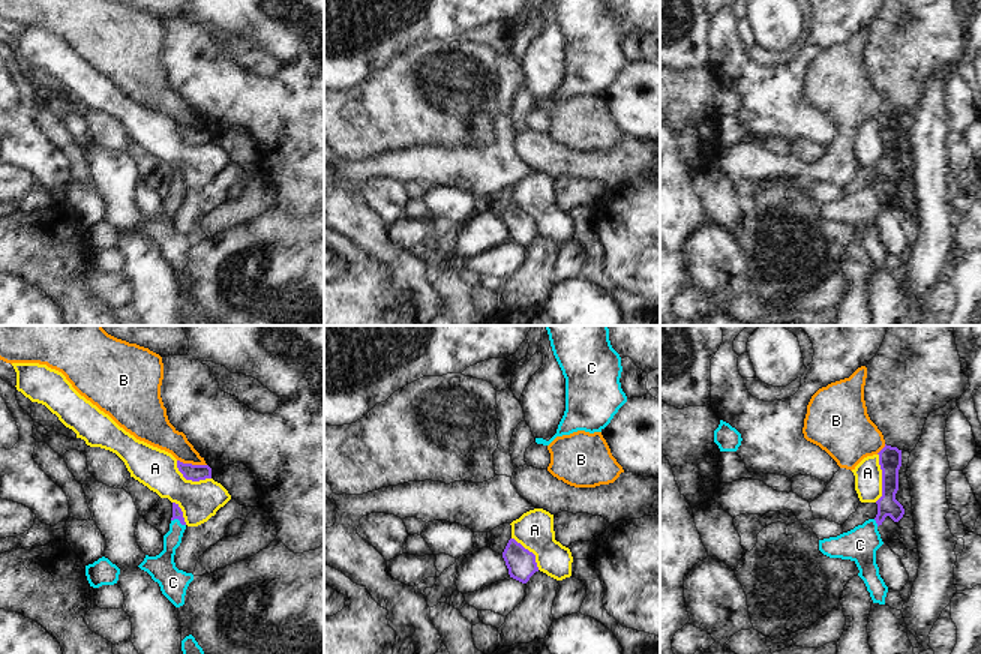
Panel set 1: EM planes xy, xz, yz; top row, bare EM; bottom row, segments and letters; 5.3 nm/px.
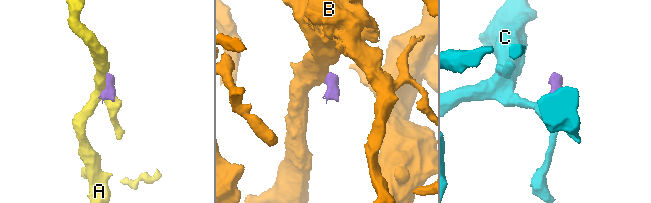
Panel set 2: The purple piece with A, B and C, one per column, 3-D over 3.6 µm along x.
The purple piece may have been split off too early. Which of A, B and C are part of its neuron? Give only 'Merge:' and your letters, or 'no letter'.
Merge: C

